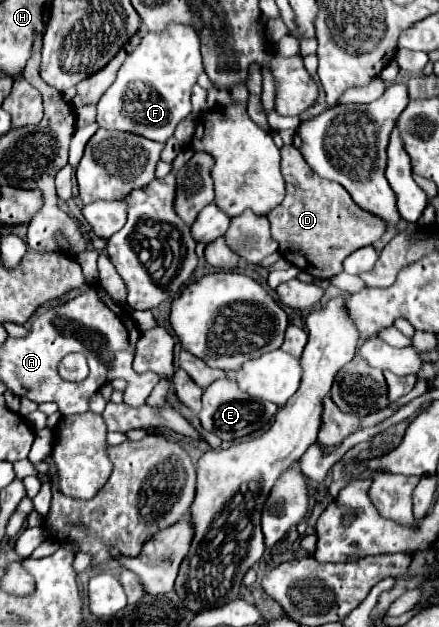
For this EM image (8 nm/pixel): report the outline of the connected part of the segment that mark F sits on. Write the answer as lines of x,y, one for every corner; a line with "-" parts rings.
170,24
166,34
144,34
140,44
122,62
114,84
98,102
96,124
106,130
120,130
166,142
180,120
192,112
190,94
198,76
204,72
200,40
192,26

